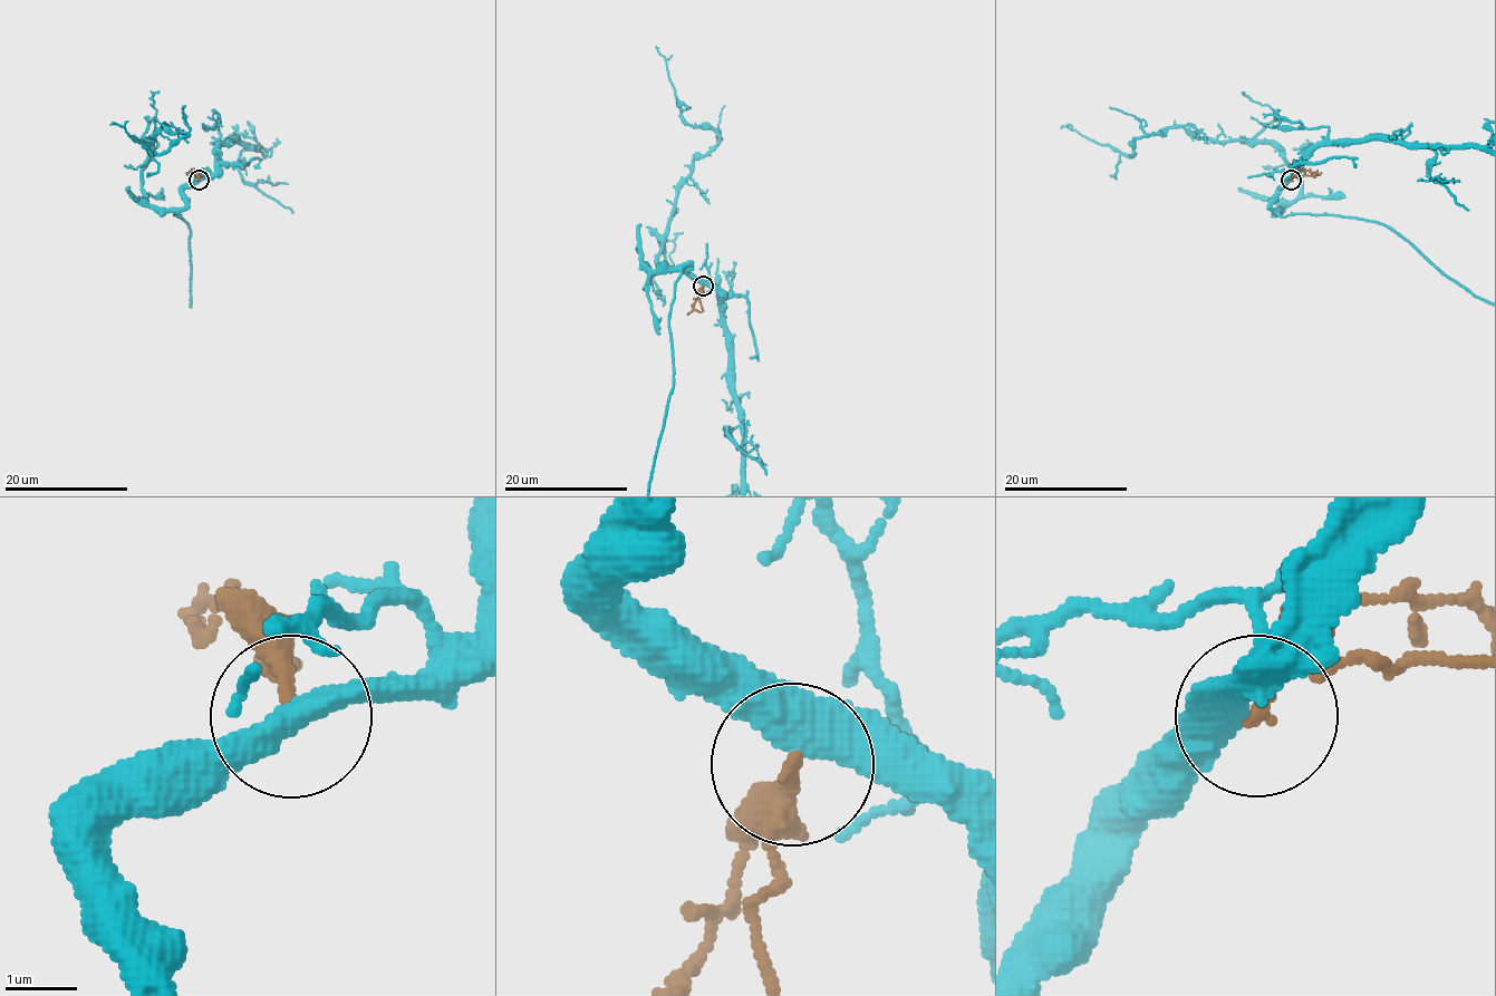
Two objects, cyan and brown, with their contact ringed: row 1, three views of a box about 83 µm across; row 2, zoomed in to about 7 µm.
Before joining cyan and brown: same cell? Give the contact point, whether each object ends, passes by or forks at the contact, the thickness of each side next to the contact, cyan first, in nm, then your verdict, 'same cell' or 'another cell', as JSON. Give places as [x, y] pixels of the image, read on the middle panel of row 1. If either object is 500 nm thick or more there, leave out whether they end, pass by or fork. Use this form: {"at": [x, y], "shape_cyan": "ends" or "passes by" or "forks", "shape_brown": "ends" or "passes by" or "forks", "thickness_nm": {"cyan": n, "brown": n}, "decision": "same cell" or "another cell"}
{"at": [703, 286], "shape_cyan": "passes by", "shape_brown": "ends", "thickness_nm": {"cyan": 440, "brown": 200}, "decision": "another cell"}

